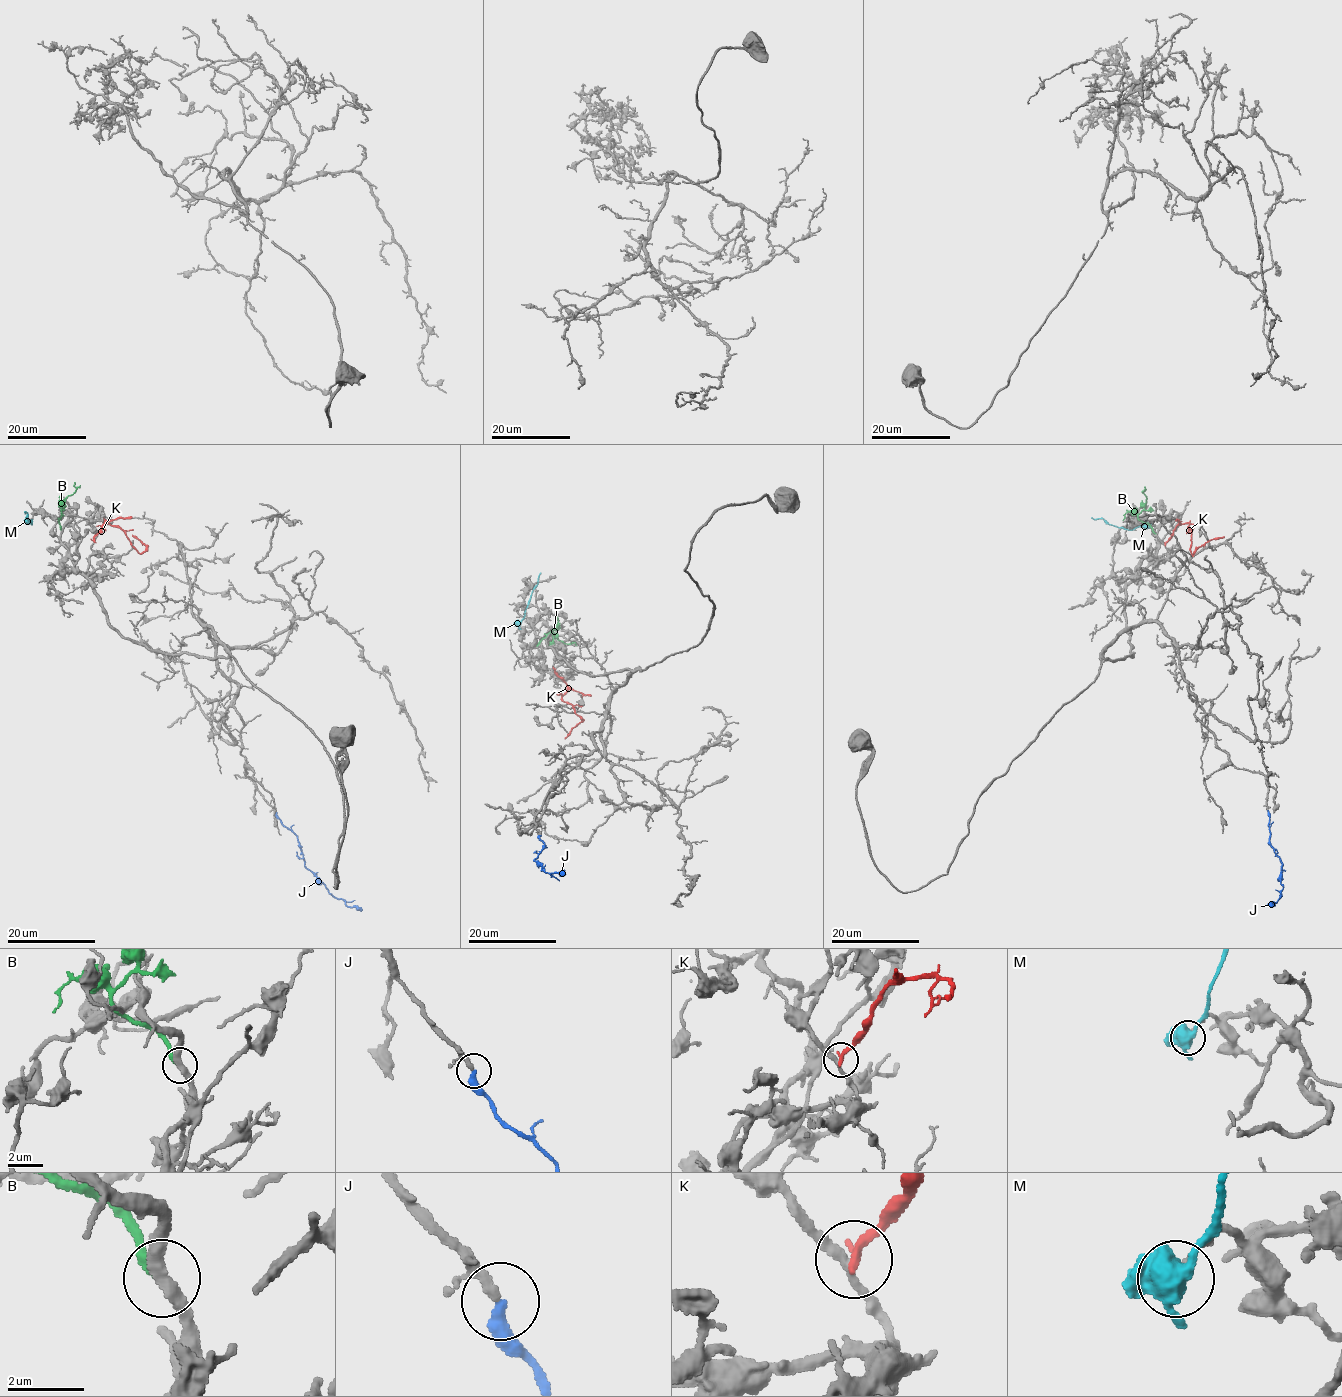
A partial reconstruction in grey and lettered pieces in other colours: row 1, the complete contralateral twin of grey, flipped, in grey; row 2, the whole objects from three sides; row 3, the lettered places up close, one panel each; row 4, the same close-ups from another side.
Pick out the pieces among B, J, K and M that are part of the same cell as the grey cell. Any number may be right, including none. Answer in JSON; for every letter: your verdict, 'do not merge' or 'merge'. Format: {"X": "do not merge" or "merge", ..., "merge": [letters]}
{"B": "do not merge", "J": "merge", "K": "do not merge", "M": "do not merge", "merge": ["J"]}

